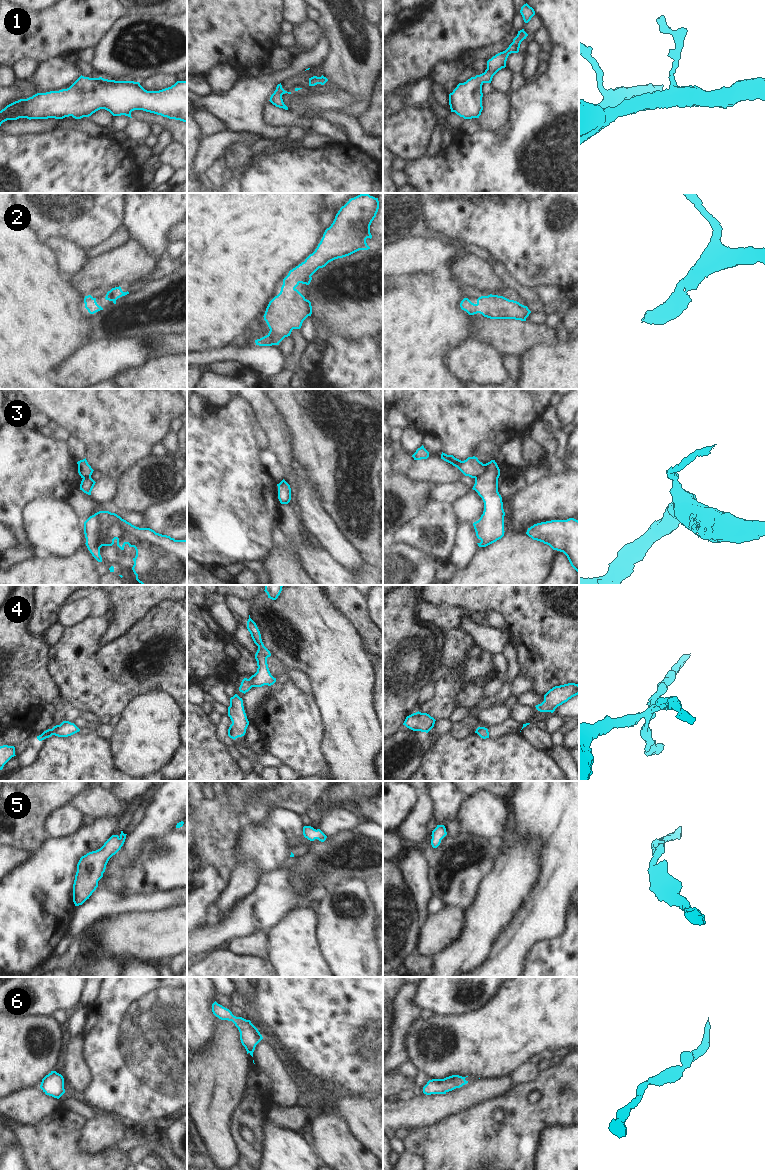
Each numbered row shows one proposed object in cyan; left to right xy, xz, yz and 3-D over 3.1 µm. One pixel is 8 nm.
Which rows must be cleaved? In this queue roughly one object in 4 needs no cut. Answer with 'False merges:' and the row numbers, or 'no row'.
False merges: 3

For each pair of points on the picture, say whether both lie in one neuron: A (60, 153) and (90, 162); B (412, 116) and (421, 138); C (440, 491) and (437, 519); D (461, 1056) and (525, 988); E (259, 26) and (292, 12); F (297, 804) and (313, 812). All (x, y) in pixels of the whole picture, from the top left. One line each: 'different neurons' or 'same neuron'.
A: same neuron
B: same neuron
C: different neurons
D: same neuron
E: different neurons
F: different neurons

